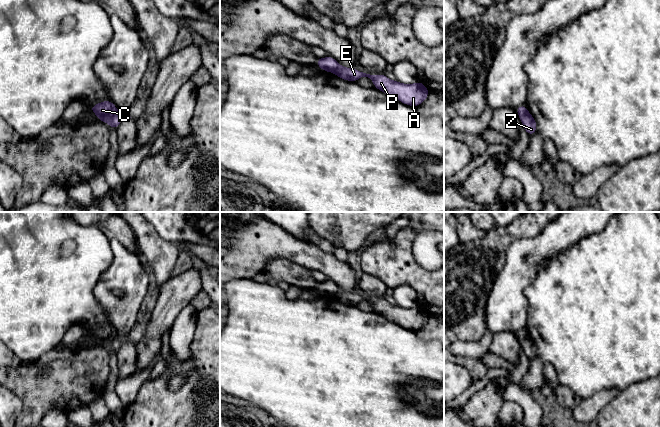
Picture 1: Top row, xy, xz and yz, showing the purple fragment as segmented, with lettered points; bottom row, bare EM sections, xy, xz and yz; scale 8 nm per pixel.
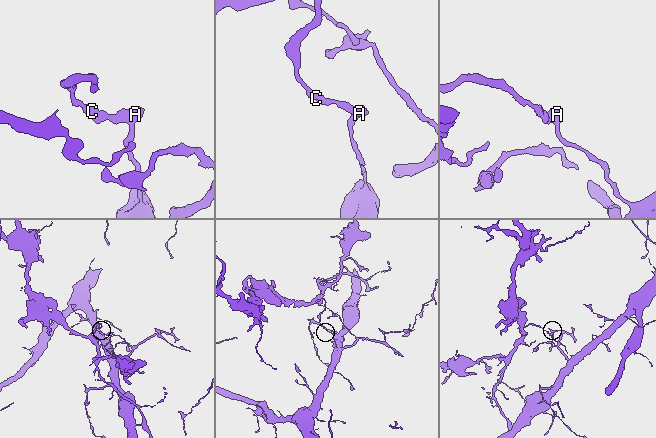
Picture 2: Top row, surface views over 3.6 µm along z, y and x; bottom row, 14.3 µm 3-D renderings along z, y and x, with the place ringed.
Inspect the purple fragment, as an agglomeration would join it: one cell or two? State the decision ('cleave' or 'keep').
cleave

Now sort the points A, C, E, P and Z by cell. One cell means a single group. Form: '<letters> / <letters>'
A E P Z / C

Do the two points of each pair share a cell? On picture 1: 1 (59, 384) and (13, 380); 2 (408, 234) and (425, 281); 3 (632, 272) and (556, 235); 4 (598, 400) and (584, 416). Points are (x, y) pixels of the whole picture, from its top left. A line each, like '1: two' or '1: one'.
1: one
2: one
3: two
4: one

